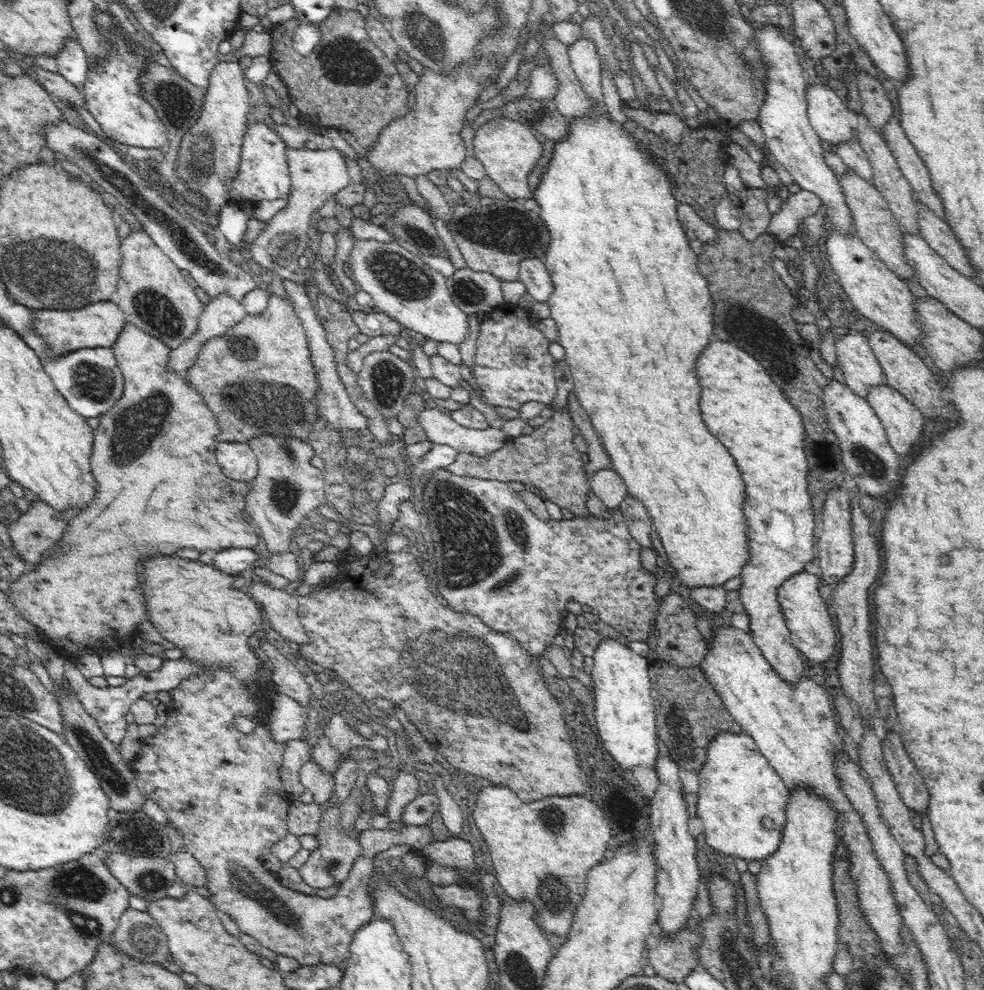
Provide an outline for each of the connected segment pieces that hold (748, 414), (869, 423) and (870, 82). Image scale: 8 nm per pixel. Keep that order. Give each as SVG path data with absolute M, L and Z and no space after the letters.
M710 342L698 358L698 378L702 378L702 420L730 450L746 484L749 558L740 574L739 599L750 617L750 635L776 674L797 687L805 678L805 665L780 612L777 590L790 576L804 571L816 553L816 514L812 514L806 486L804 424L758 360L730 342Z
M835 378L824 385L822 395L823 410L826 410L826 419L842 451L843 465L861 492L873 497L894 490L900 468L899 454L890 446L885 428L866 397L858 396L845 382L838 382Z
M861 70L856 74L855 80L858 83L862 111L870 124L878 131L892 117L892 103L879 81L879 76Z

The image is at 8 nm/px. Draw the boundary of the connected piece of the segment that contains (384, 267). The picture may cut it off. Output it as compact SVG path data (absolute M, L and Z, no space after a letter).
M357 240L350 251L350 277L358 289L368 292L380 312L396 319L404 328L420 333L424 339L461 344L468 334L468 315L456 305L446 278L396 240L381 242Z

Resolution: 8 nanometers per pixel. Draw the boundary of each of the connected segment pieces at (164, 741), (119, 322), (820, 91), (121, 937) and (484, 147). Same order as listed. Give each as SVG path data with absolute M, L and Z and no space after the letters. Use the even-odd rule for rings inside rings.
M155 555L154 558L150 558L146 562L142 562L142 566L138 568L138 574L141 576L142 581L142 597L146 601L146 612L148 620L152 621L157 626L160 634L162 634L164 640L174 644L173 648L180 649L182 659L192 661L194 665L198 665L202 672L200 674L192 674L192 676L184 679L181 684L171 691L172 699L168 705L168 713L166 714L166 722L162 722L162 726L158 726L157 730L154 730L154 734L146 734L146 738L138 738L138 754L134 754L134 758L130 758L130 762L126 762L127 768L130 769L132 780L134 784L140 789L140 792L145 796L146 800L154 801L162 810L164 810L167 820L174 822L174 826L184 834L184 842L188 848L188 852L192 852L194 858L203 866L205 875L207 878L207 890L209 891L209 897L212 904L218 911L221 911L228 917L231 917L232 921L238 924L240 931L256 939L258 944L274 951L277 955L286 956L286 958L294 958L294 961L300 963L300 965L332 965L334 967L344 967L346 961L350 959L350 946L354 934L363 928L366 924L369 924L374 918L374 901L372 901L372 884L373 871L371 862L374 859L367 859L360 857L356 864L352 867L351 873L348 875L346 881L342 882L340 886L340 894L334 896L334 898L323 898L319 896L306 896L306 894L300 894L300 892L294 892L290 888L284 886L278 886L278 875L274 872L266 869L263 865L262 856L266 853L270 853L272 846L274 846L279 840L285 839L286 835L290 834L288 830L287 814L290 810L291 797L284 788L278 769L282 766L283 756L286 750L286 742L276 742L269 732L269 728L265 726L265 722L271 710L271 698L278 694L276 683L273 682L272 668L267 666L262 659L256 657L248 644L248 638L250 636L238 636L238 632L234 632L234 628L230 626L230 620L232 622L238 622L238 618L242 618L244 610L246 614L250 614L250 620L254 616L252 608L254 608L254 602L248 598L248 594L244 592L238 592L232 588L232 577L222 573L212 565L202 564L198 561L181 559L180 557L173 555ZM238 716L245 716L251 718L257 722L257 727L253 734L246 735L241 731L236 730L234 727L234 718Z
M112 300L96 301L90 303L90 306L86 305L76 310L38 309L34 312L38 314L38 316L33 314L34 331L46 342L46 353L52 358L60 358L62 354L84 347L111 348L127 323L124 312Z
M826 84L810 85L807 93L807 116L811 125L814 127L816 133L822 140L830 142L831 144L840 144L846 140L852 140L854 136L853 130L853 115L846 108L846 101L844 98L838 97L834 90Z
M130 909L120 916L119 928L114 932L112 946L119 954L127 954L144 964L161 965L169 955L168 939L159 932L155 921L147 912Z
M496 117L477 129L473 138L471 155L484 165L487 176L490 176L512 200L528 200L534 197L534 192L528 185L528 176L542 156L542 143L536 139L535 133L528 124L516 122L511 118Z

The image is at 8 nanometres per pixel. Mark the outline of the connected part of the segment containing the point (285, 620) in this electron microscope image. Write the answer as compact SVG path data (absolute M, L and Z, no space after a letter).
M254 582L248 586L250 595L262 607L271 627L288 642L299 647L308 642L308 635L299 621L299 602L284 589L272 588L268 583Z

